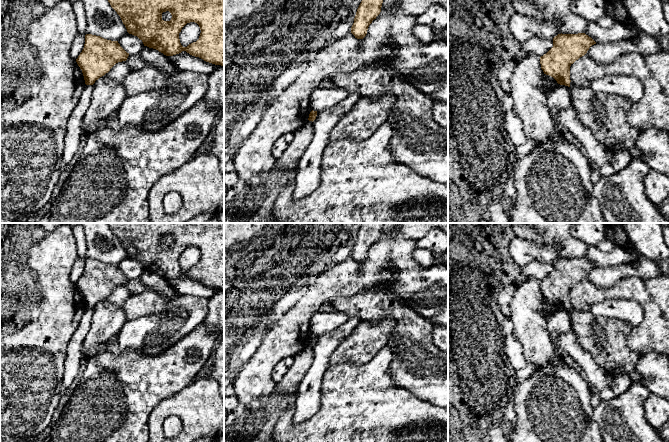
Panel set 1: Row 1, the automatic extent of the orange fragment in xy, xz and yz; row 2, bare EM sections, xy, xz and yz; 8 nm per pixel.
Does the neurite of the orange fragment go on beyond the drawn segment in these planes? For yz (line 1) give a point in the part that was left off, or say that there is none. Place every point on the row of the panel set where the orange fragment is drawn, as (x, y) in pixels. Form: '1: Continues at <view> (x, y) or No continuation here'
1: No continuation here

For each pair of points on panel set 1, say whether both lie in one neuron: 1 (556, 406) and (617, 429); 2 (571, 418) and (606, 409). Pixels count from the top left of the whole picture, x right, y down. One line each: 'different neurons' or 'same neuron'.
1: different neurons
2: different neurons

